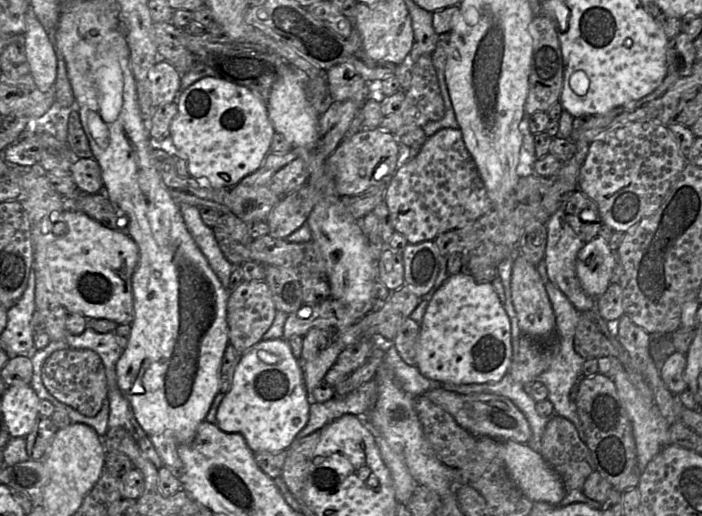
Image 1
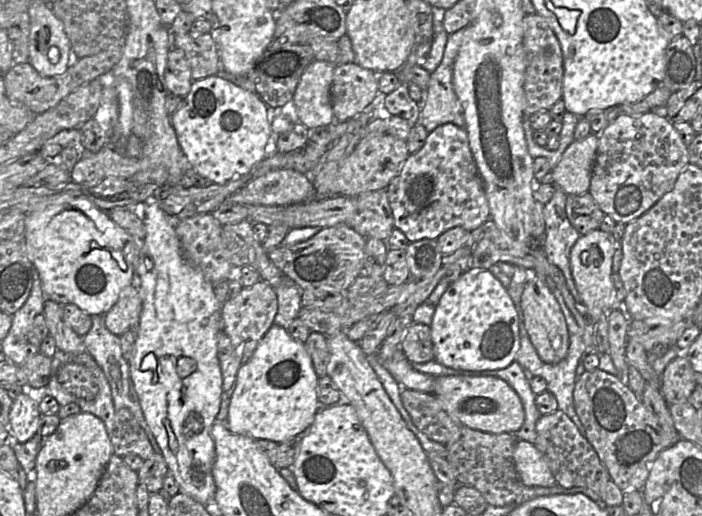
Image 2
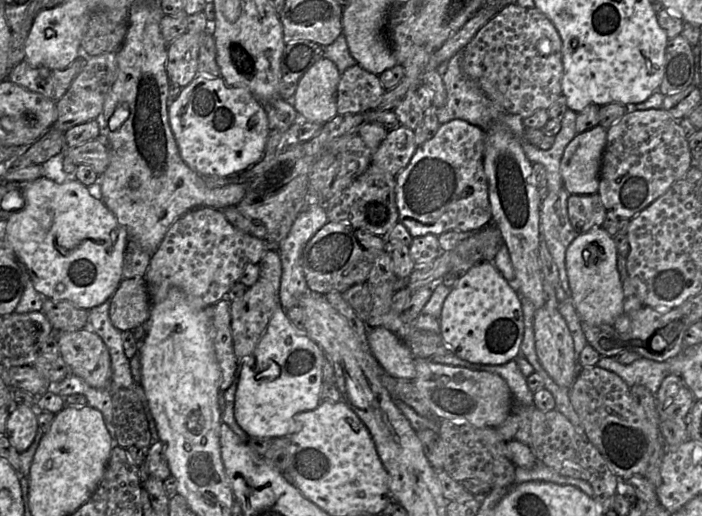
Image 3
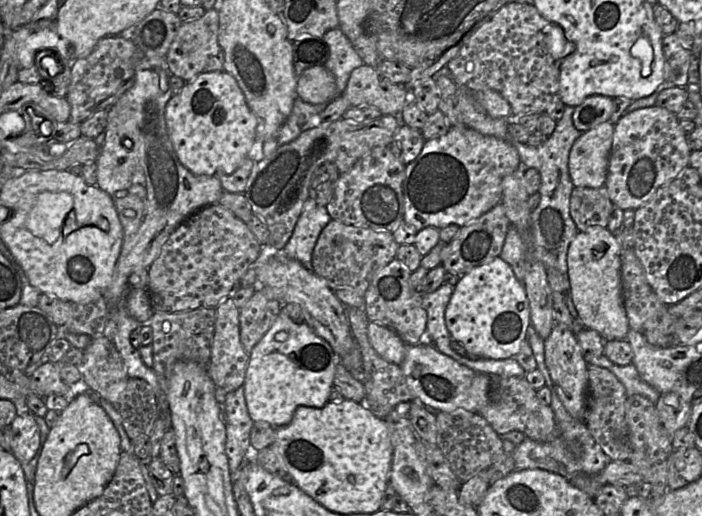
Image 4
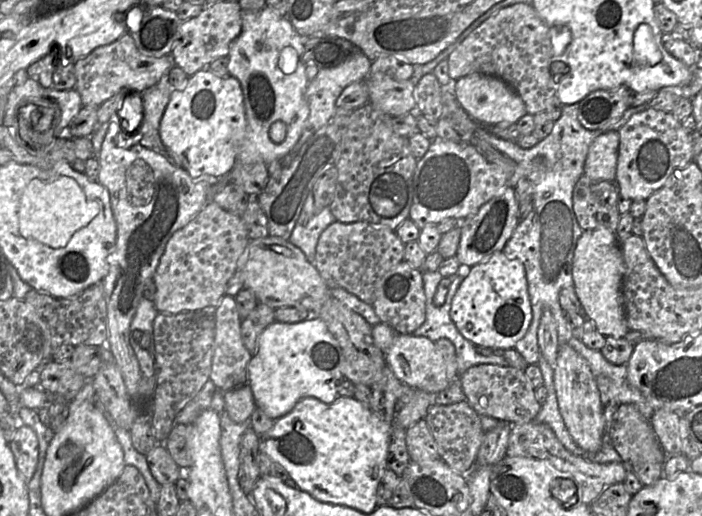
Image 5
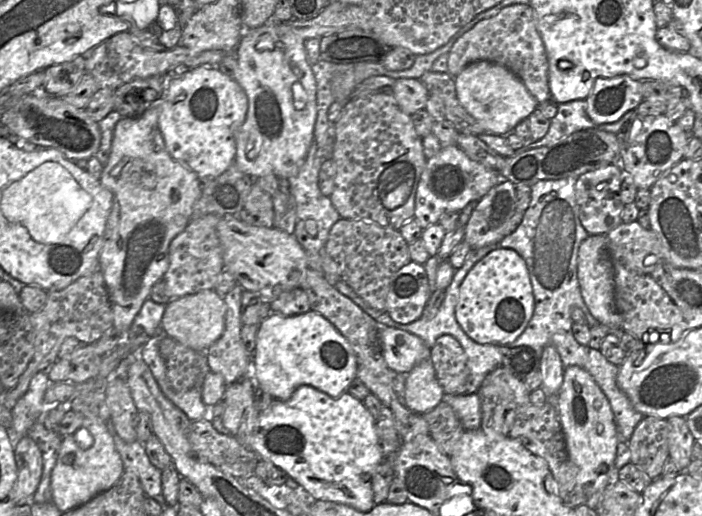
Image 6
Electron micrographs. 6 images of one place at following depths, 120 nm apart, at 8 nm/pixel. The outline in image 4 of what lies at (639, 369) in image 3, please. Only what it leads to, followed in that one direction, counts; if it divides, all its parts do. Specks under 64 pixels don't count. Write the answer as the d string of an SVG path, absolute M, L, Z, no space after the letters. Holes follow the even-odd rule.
M602 354L593 358L588 364L604 367L613 372L624 385L628 397L639 394L645 396L655 405L658 402L660 393L640 377L633 363L618 365Z

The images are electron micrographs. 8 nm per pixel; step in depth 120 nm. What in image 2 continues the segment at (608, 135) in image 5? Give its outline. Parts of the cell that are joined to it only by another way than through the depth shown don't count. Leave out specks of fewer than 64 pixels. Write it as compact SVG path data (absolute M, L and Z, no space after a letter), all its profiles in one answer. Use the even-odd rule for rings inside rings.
M590 133L583 140L574 140L563 152L557 166L539 182L559 185L567 195L581 195L589 190L592 170L596 159L600 134Z

